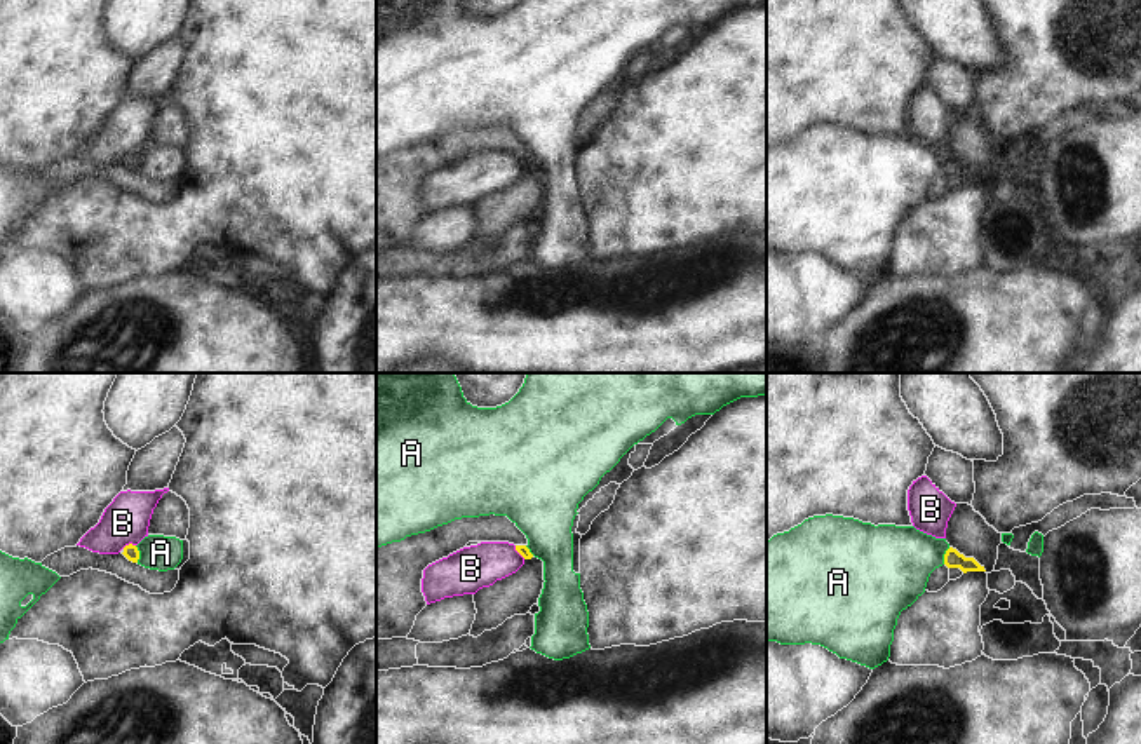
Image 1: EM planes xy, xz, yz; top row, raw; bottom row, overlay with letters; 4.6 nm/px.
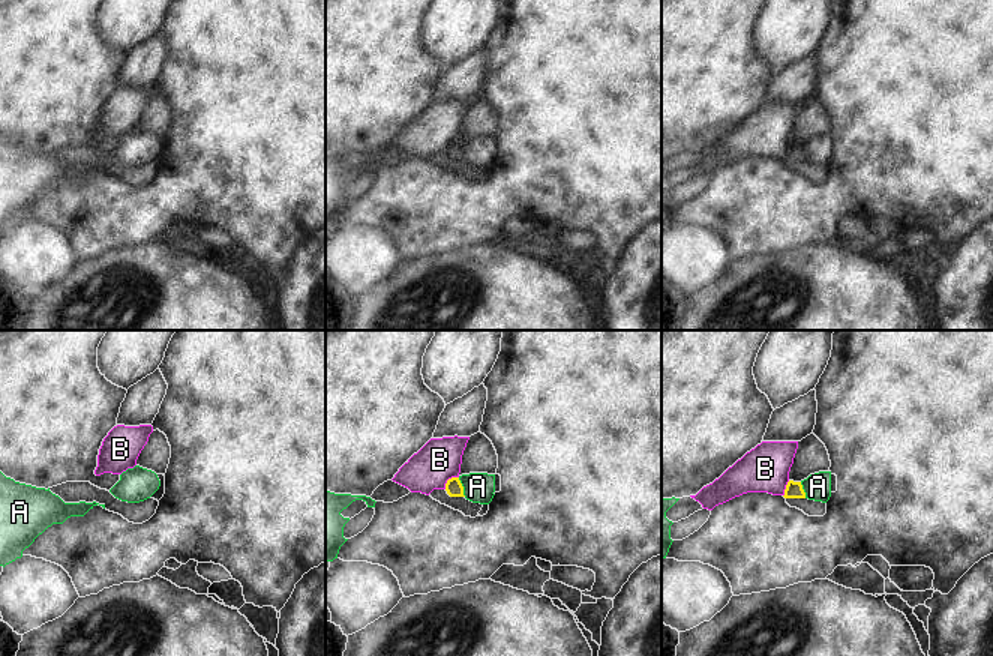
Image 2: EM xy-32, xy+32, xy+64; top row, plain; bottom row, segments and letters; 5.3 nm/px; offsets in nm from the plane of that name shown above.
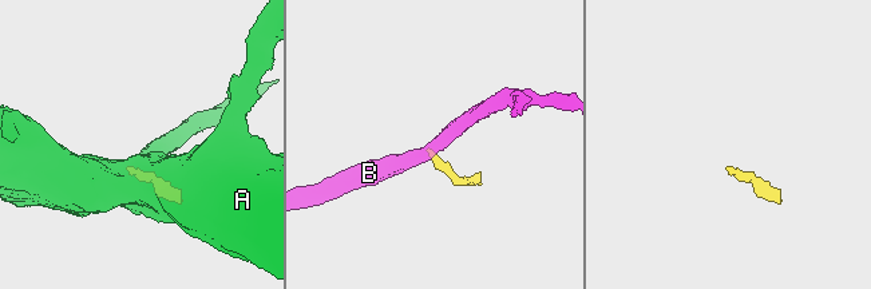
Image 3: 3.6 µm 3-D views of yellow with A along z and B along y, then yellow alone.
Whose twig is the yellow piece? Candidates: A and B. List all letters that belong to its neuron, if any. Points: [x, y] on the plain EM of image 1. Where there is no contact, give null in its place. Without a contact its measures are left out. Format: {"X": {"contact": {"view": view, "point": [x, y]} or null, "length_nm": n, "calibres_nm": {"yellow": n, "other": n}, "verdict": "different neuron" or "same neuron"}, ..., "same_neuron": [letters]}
{"A": {"contact": {"view": "xy", "point": [138, 164]}, "length_nm": 80, "calibres_nm": {"yellow": 70, "other": 160}, "verdict": "different neuron"}, "B": {"contact": {"view": "xy", "point": [129, 154]}, "length_nm": 70, "calibres_nm": {"yellow": 70, "other": 220}, "verdict": "different neuron"}, "same_neuron": []}

